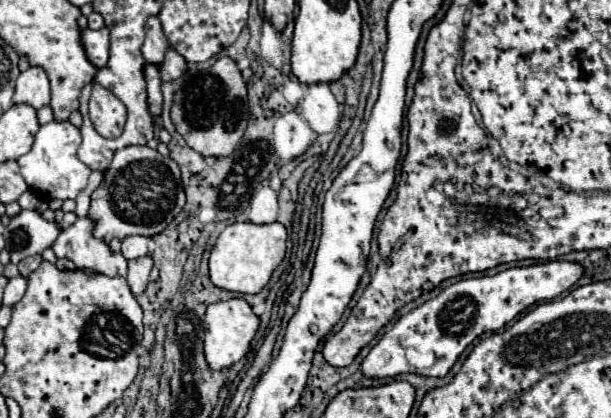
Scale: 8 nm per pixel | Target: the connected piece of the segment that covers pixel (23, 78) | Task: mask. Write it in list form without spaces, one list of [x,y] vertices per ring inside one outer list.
[[[30,67],[20,73],[12,103],[14,105],[24,103],[34,109],[40,109],[50,103],[50,83],[46,79],[46,73],[40,67]]]

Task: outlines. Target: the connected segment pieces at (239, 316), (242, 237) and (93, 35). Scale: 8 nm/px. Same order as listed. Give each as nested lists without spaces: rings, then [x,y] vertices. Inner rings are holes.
[[[234,297],[234,299],[226,299],[226,301],[208,305],[204,325],[206,325],[204,353],[206,353],[208,365],[212,369],[228,369],[248,353],[250,341],[254,339],[258,331],[260,319],[254,315],[252,307],[242,297]]]
[[[232,223],[228,225],[212,253],[210,253],[210,279],[216,287],[236,293],[258,293],[270,281],[272,271],[280,265],[286,253],[286,227],[282,223],[254,225],[254,223]]]
[[[106,27],[92,31],[92,29],[84,29],[82,33],[82,41],[84,41],[84,49],[88,59],[96,65],[96,67],[104,67],[108,63],[108,51],[110,51],[110,31]]]

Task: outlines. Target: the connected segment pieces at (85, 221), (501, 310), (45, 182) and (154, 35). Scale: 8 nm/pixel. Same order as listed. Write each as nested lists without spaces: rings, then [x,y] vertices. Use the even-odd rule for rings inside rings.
[[[88,217],[76,219],[76,223],[60,231],[52,249],[56,257],[70,259],[76,267],[88,267],[108,277],[124,277],[128,267],[122,253],[112,253],[106,243],[94,239],[92,225]]]
[[[548,261],[530,267],[504,269],[492,277],[462,279],[446,287],[438,297],[402,315],[396,325],[384,333],[384,337],[372,347],[360,369],[364,377],[386,379],[400,373],[418,373],[424,377],[444,377],[458,361],[460,353],[482,333],[498,331],[518,313],[530,305],[546,299],[554,299],[570,289],[582,277],[582,267],[570,261]],[[418,347],[420,351],[434,351],[436,363],[430,369],[416,369],[406,361],[406,349]]]
[[[50,121],[46,125],[42,125],[36,133],[36,141],[30,149],[30,153],[22,155],[22,159],[18,159],[20,165],[20,173],[26,179],[30,191],[48,197],[50,199],[76,199],[78,191],[86,187],[88,177],[90,177],[90,169],[76,157],[76,149],[80,147],[82,135],[80,131],[70,123],[58,123],[58,121]]]
[[[150,17],[146,23],[146,39],[142,45],[142,55],[146,63],[162,65],[168,49],[170,43],[166,43],[166,35],[162,35],[162,25],[158,23],[158,17]]]

